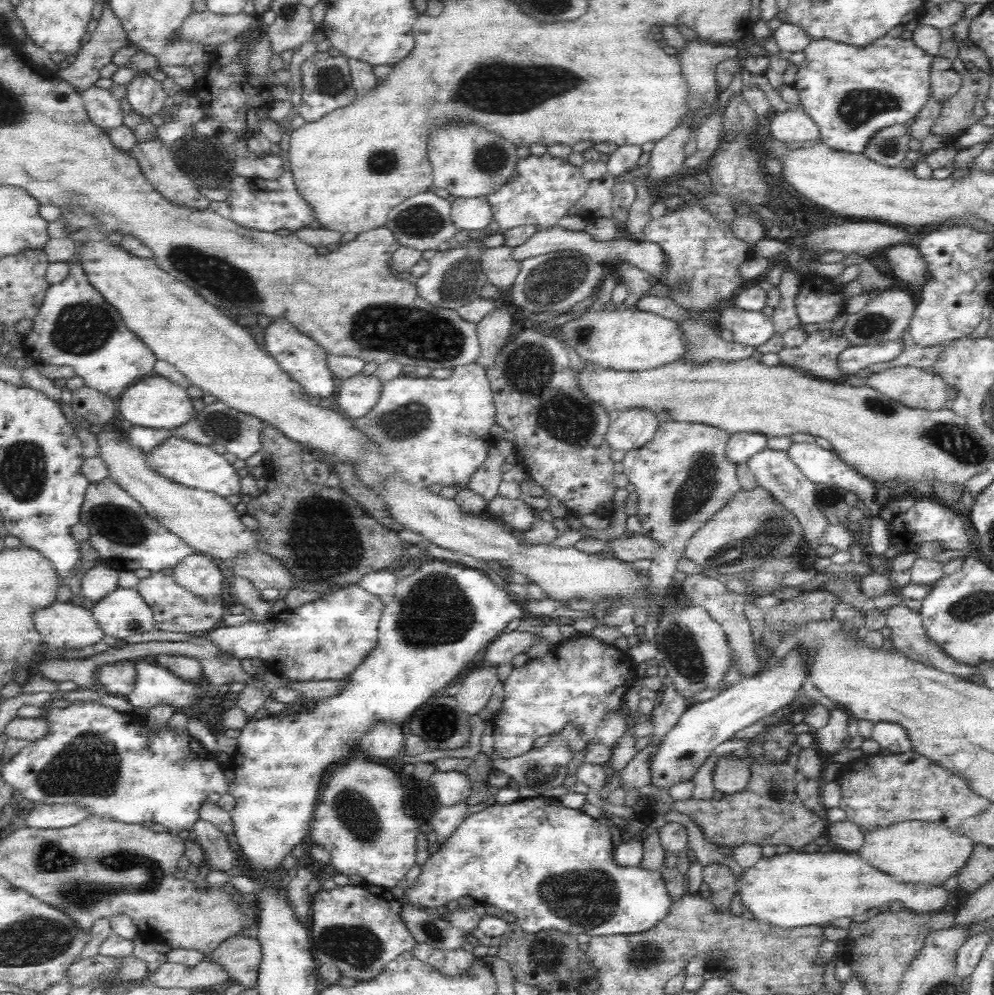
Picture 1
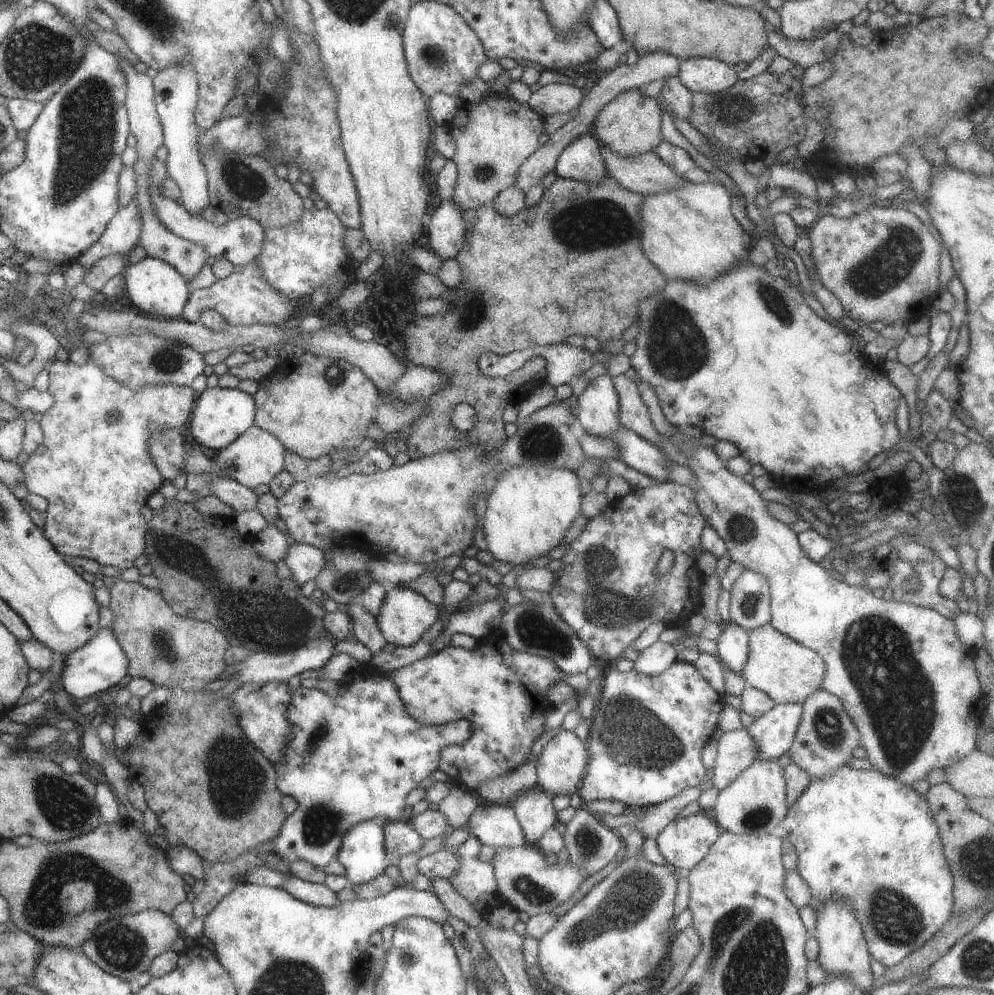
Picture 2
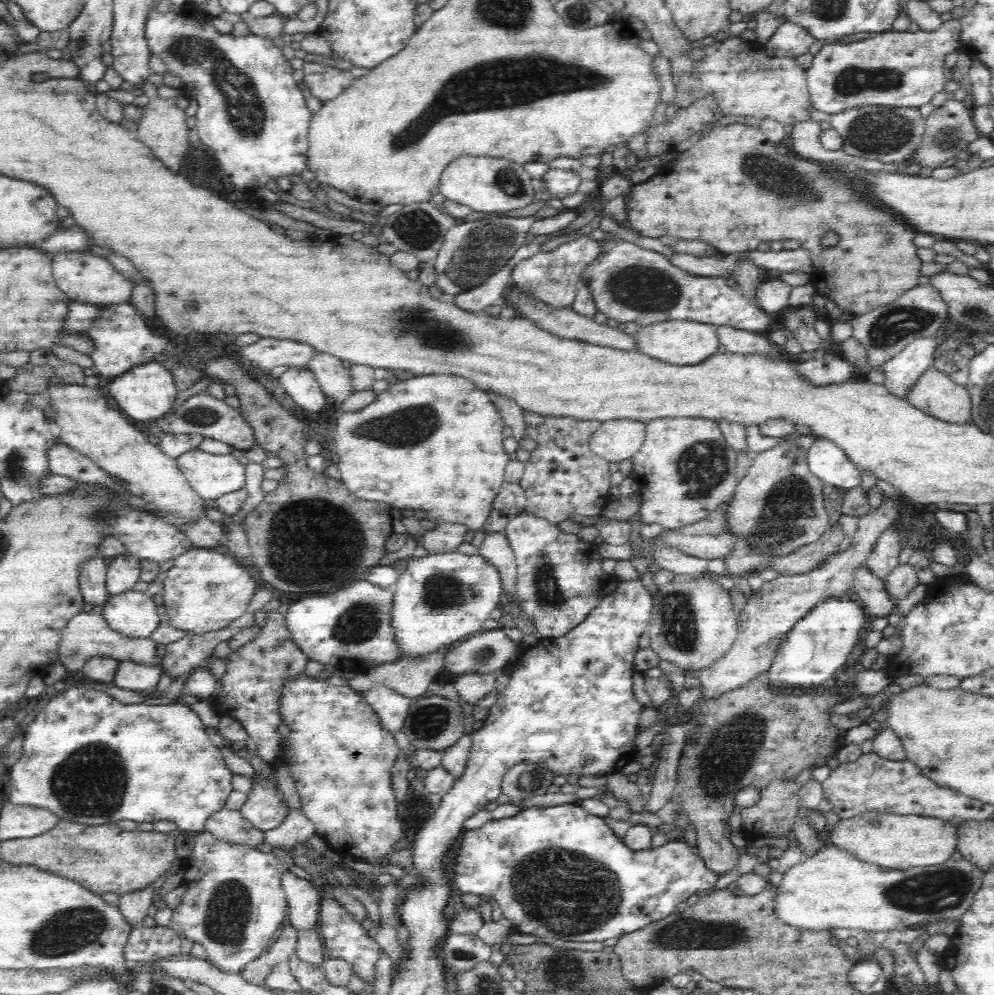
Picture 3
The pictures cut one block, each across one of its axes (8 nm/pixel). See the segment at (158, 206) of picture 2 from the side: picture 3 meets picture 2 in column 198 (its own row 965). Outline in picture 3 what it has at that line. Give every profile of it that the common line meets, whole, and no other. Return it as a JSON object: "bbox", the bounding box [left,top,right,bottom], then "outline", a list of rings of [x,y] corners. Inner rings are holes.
{"bbox":[168,830,311,975],"outline":[[[204,830],[197,833],[190,854],[177,866],[184,871],[181,885],[186,886],[186,889],[180,903],[173,909],[168,926],[194,944],[196,949],[204,947],[207,958],[222,972],[239,975],[249,962],[256,960],[266,950],[278,926],[287,916],[288,905],[280,885],[280,874],[289,870],[296,876],[311,878],[299,865],[288,868],[271,852],[264,853],[250,846],[230,844]]]}

